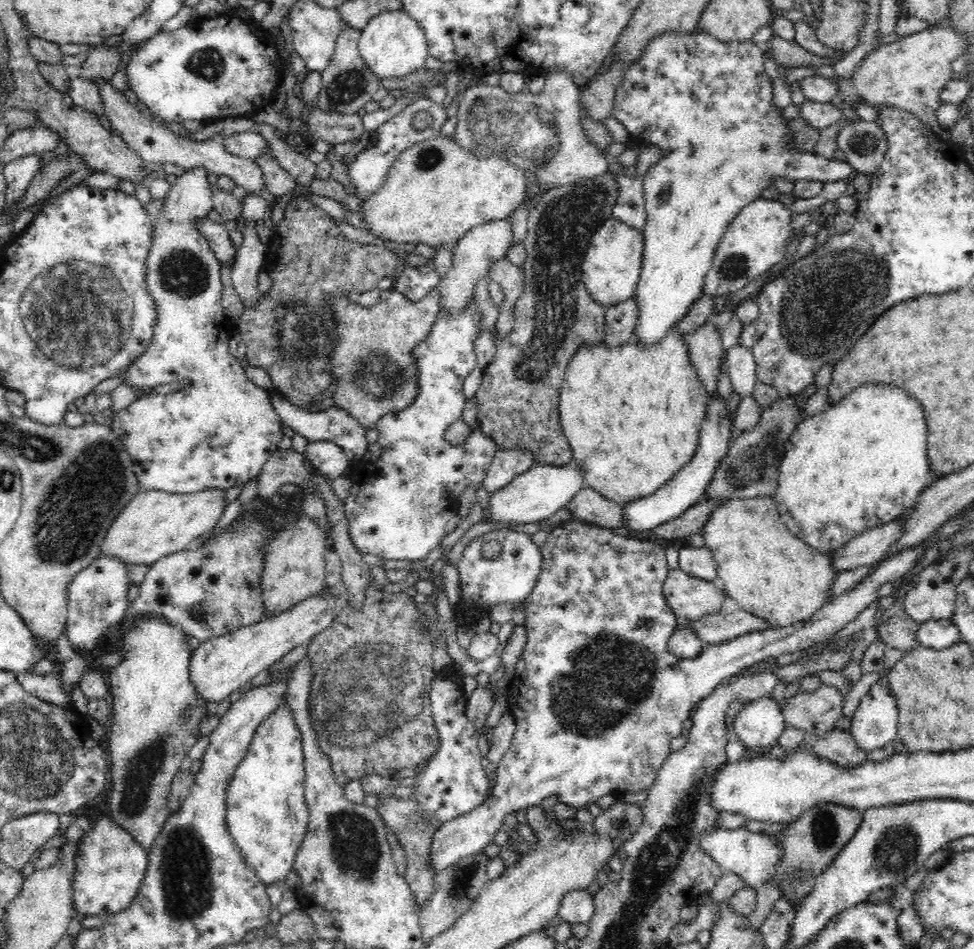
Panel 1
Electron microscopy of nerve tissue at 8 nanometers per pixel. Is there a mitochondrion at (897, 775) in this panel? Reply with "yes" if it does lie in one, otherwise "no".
no

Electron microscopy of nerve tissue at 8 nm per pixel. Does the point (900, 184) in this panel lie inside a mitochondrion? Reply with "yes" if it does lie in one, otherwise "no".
no

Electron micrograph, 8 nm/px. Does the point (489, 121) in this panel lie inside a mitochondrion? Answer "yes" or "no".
yes

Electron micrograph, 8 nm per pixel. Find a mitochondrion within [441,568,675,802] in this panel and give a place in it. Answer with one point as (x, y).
(608, 677)

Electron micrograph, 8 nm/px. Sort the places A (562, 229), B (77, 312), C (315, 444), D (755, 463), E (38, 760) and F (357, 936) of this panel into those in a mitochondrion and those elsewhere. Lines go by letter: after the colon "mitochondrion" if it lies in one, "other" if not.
A: mitochondrion
B: mitochondrion
C: other
D: mitochondrion
E: mitochondrion
F: other

